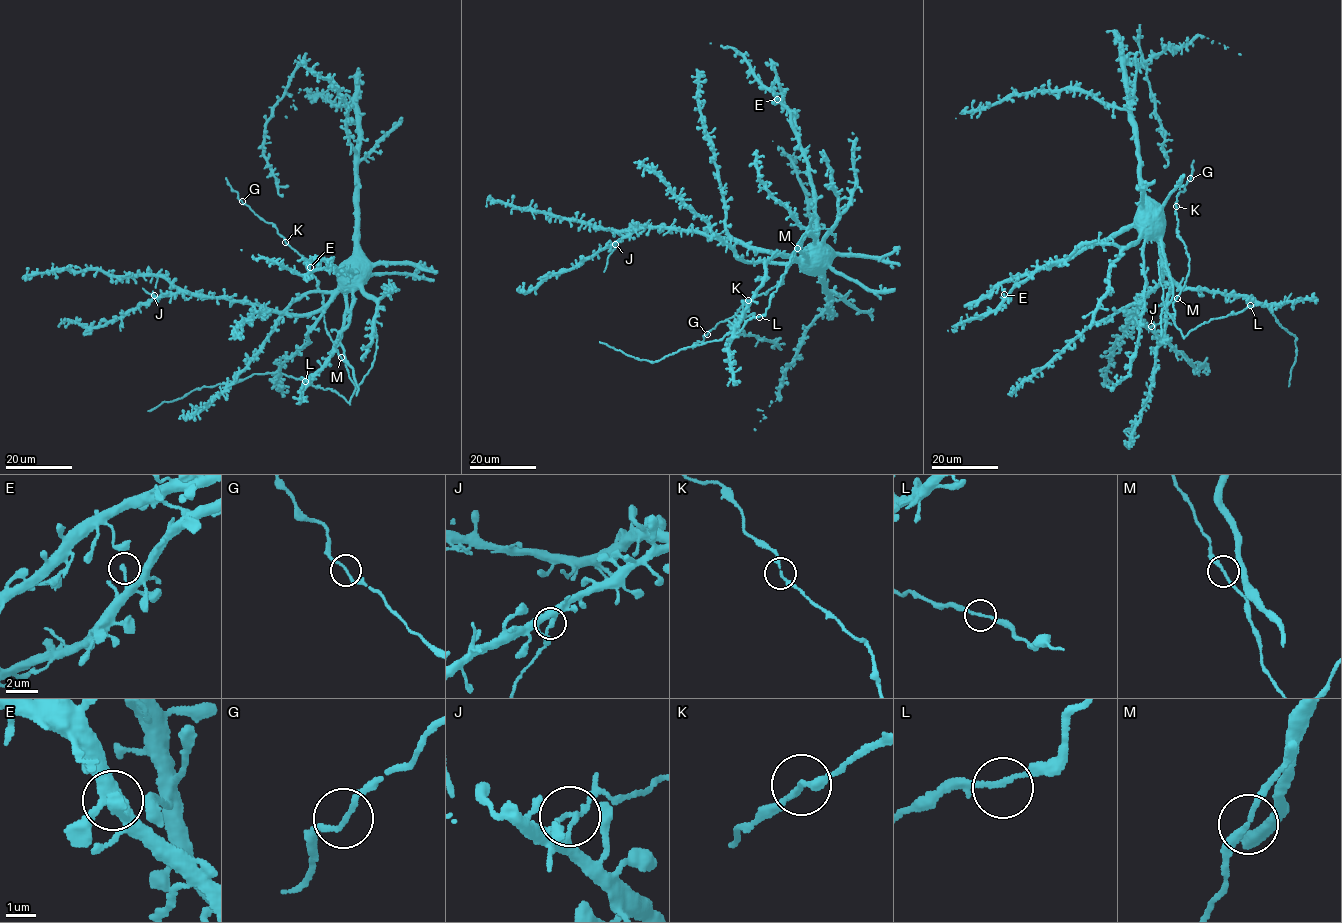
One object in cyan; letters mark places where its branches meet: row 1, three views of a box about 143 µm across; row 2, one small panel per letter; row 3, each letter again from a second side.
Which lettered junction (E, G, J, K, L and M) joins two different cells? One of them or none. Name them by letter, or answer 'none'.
J

